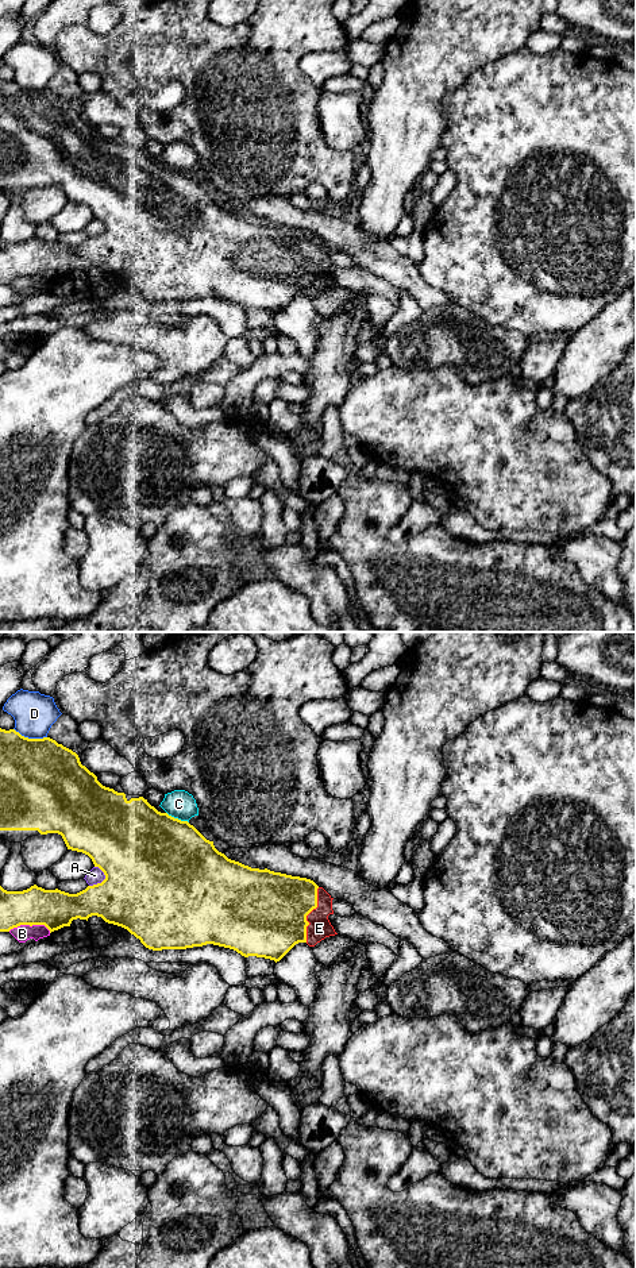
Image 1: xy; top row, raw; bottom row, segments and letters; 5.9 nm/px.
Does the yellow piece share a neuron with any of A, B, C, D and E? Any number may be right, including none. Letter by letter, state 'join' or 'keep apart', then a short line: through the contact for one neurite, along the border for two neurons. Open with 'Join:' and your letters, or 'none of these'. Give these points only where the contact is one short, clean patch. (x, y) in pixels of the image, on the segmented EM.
Join: E
A: keep apart
B: keep apart
C: keep apart; line xy (166, 812), (188, 823)
D: keep apart
E: join

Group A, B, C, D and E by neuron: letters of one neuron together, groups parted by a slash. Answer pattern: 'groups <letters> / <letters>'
groups A / B / C / D / E

